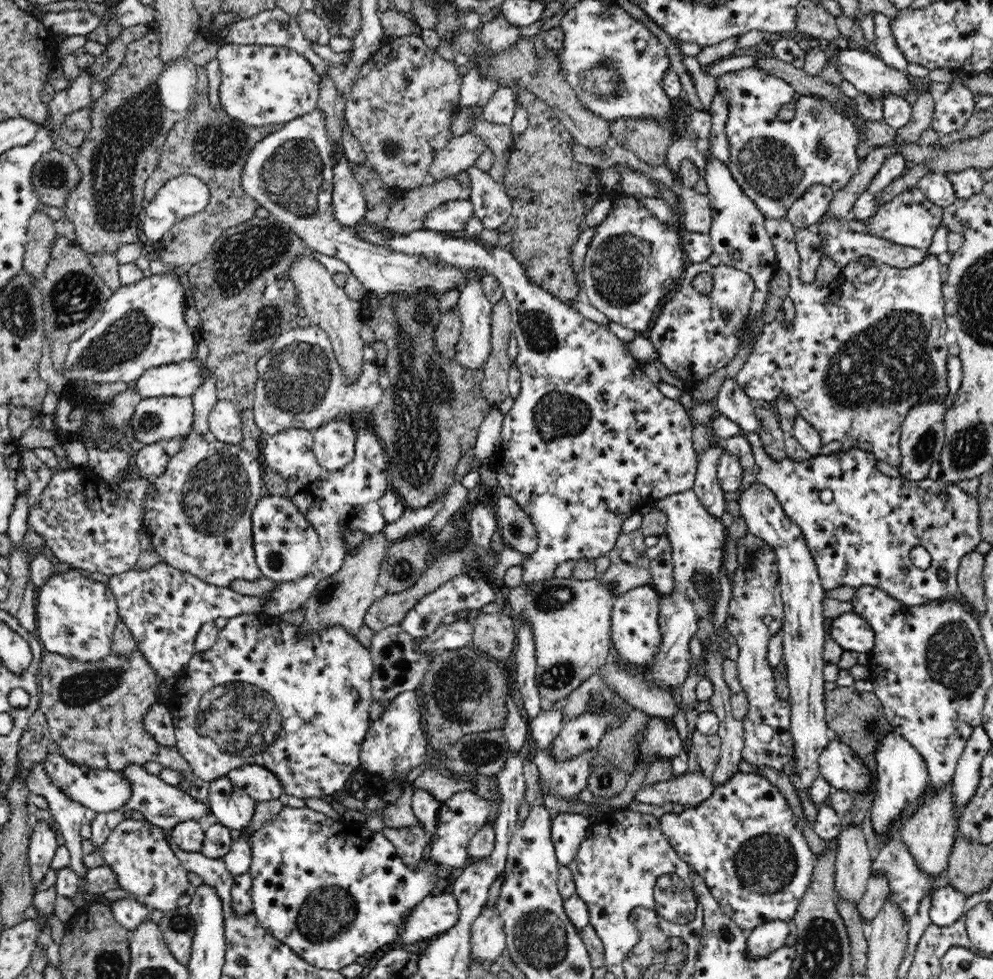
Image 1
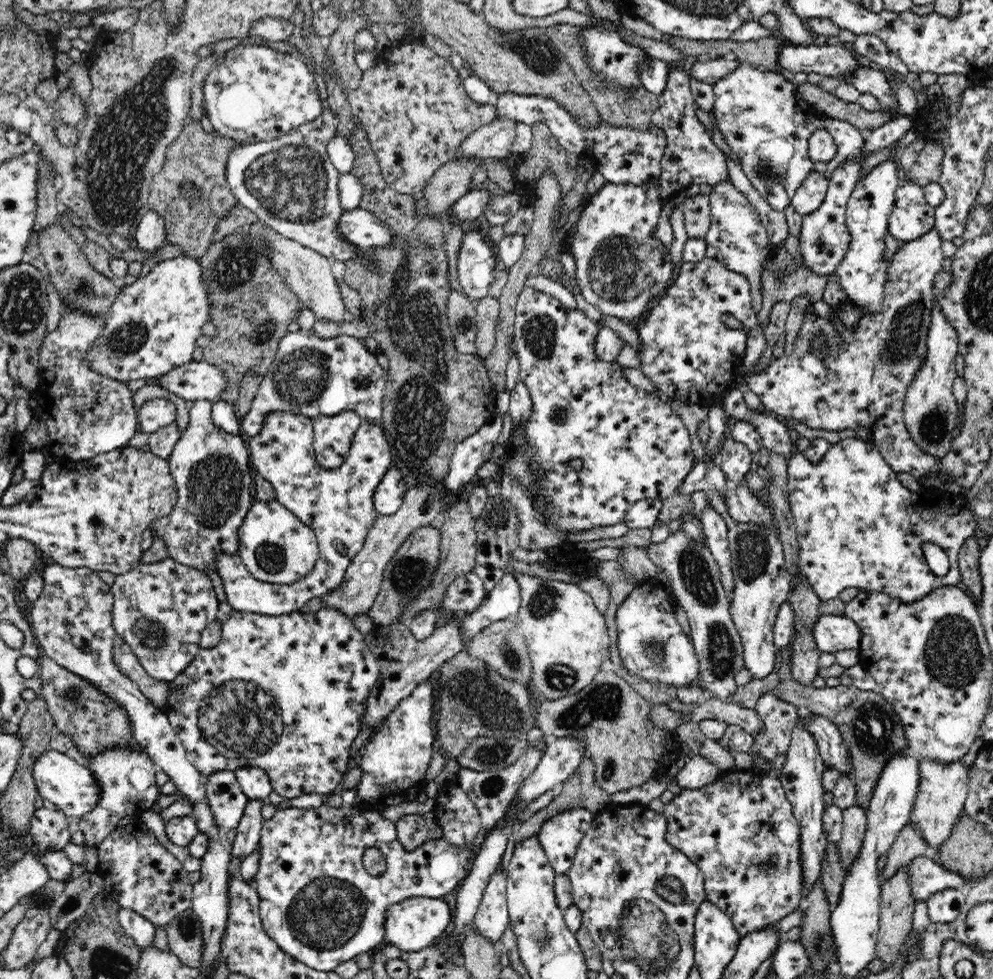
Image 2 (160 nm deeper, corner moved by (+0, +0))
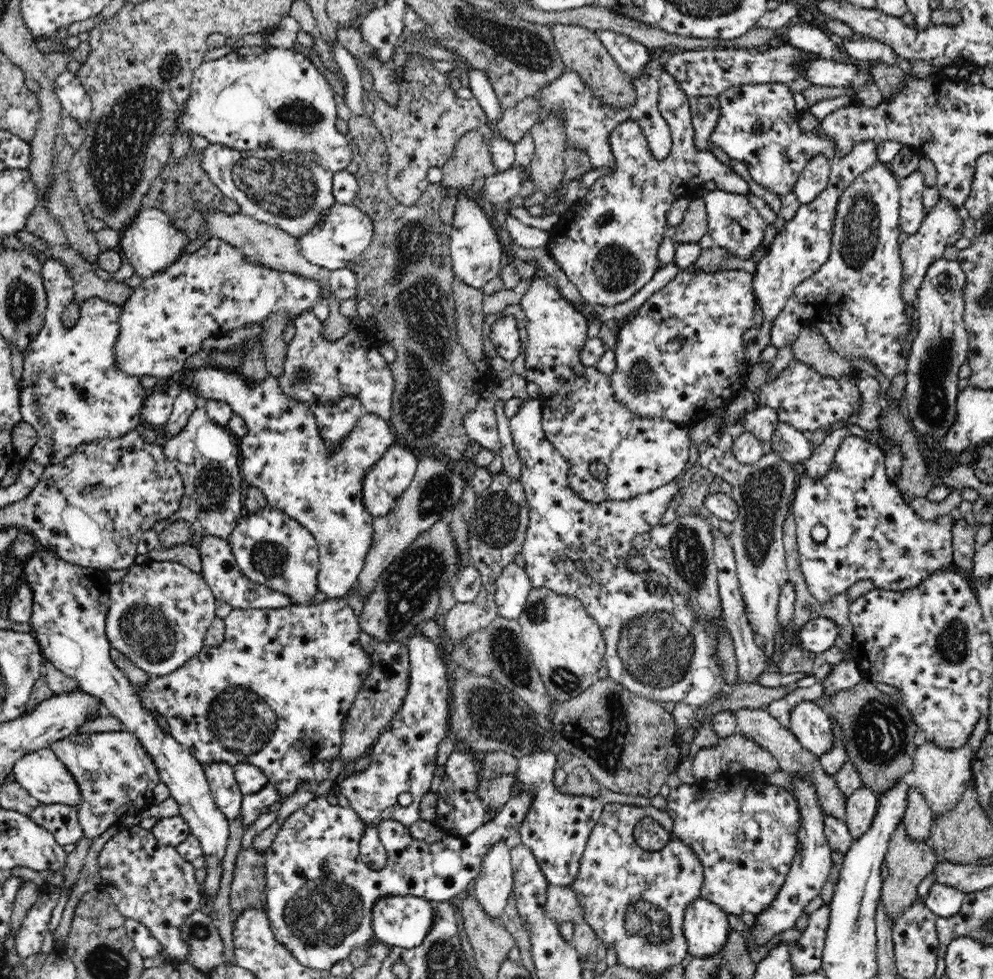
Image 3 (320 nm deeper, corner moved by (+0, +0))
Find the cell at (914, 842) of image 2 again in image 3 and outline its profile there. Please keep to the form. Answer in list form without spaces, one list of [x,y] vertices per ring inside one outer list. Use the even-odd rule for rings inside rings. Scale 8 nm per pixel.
[[[915,784],[908,786],[906,795],[908,798],[906,798],[906,810],[903,816],[904,827],[912,839],[928,842],[934,816],[929,802]]]

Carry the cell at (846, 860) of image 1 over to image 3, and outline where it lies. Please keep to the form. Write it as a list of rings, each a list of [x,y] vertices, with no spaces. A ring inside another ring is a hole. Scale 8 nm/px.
[[[862,786],[847,798],[845,823],[854,840],[871,828],[879,807],[880,796],[880,793],[869,786]]]

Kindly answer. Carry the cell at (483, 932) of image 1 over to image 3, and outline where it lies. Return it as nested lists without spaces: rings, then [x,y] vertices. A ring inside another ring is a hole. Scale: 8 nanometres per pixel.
[[[498,841],[484,854],[480,872],[475,878],[475,898],[492,918],[502,915],[510,890],[513,888],[511,856],[506,841]]]

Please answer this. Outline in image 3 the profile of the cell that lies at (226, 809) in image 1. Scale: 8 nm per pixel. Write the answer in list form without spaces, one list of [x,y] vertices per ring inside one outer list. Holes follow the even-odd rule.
[[[206,762],[203,771],[218,808],[228,820],[236,818],[241,814],[243,794],[236,782],[233,766],[226,762]]]

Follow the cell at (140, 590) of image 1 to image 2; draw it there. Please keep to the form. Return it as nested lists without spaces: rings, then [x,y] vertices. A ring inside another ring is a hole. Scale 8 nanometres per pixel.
[[[172,558],[158,563],[141,563],[137,568],[116,576],[111,587],[113,595],[112,621],[117,638],[126,641],[138,657],[145,671],[156,680],[168,683],[174,680],[201,649],[202,632],[208,624],[217,620],[221,603],[214,591],[212,580],[196,568],[182,565]]]

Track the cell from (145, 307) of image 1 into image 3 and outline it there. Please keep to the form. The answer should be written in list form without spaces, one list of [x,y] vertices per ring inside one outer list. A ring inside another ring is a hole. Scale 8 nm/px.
[[[211,237],[191,254],[182,255],[164,272],[143,279],[132,296],[122,305],[119,316],[120,332],[116,341],[116,362],[128,376],[166,378],[183,370],[186,359],[199,352],[207,338],[262,322],[274,314],[288,313],[290,317],[312,310],[322,301],[321,284],[295,272],[280,272],[253,261],[225,240]]]

